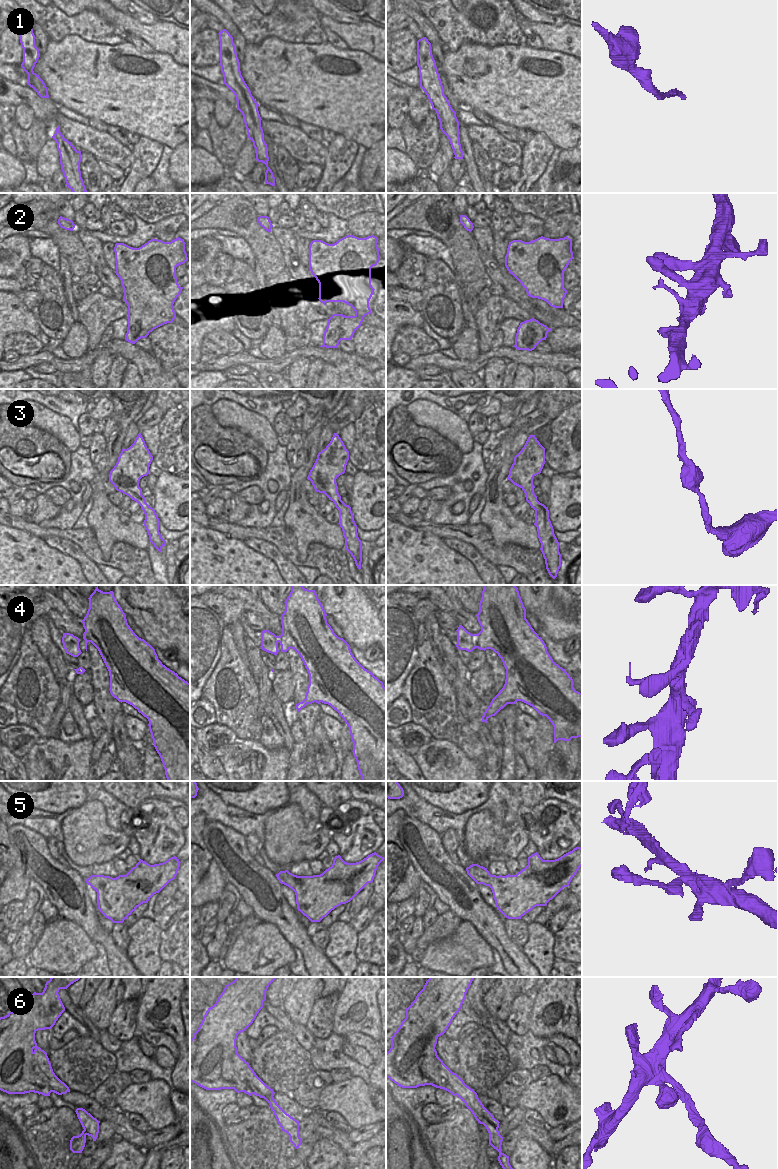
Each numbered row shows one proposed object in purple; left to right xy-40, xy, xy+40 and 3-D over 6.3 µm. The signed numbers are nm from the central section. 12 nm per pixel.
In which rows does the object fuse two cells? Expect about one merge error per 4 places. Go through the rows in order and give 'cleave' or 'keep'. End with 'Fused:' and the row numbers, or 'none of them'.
1: keep
2: keep
3: keep
4: keep
5: keep
6: cleave
Fused: 6

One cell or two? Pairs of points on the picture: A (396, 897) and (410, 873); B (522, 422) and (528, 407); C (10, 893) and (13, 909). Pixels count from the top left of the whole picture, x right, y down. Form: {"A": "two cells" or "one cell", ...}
{"A": "one cell", "B": "two cells", "C": "two cells"}

